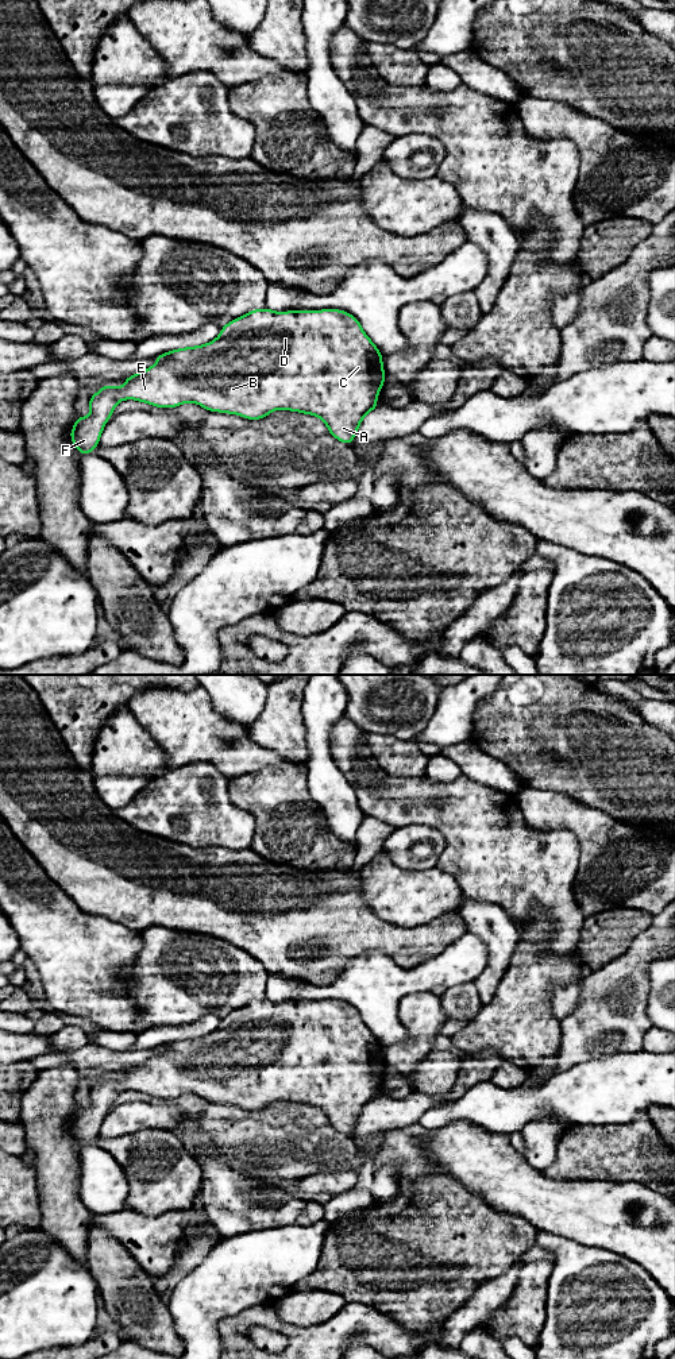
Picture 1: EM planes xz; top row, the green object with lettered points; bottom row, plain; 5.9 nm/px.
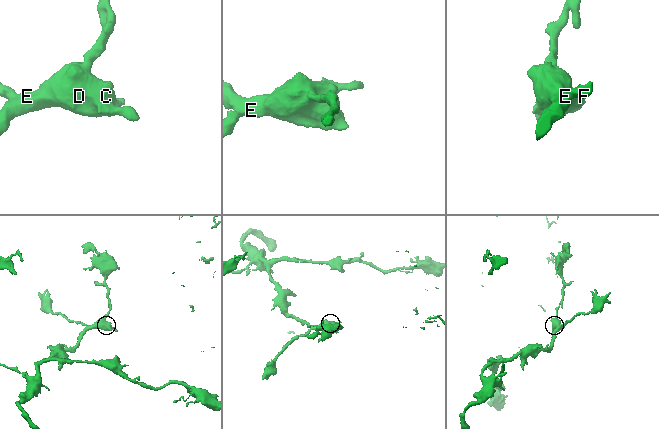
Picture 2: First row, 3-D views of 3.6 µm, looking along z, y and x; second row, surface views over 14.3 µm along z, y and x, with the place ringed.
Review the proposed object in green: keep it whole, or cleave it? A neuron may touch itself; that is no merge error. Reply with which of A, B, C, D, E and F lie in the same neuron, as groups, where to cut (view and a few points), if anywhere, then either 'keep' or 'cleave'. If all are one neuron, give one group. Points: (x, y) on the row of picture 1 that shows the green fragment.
groups A B C D E F; cut none; keep

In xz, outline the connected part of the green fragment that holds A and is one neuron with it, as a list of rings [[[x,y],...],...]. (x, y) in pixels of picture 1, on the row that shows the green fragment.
[[[267,308],[250,310],[225,324],[211,343],[157,355],[154,366],[132,374],[124,379],[122,387],[103,386],[89,399],[90,416],[77,417],[70,439],[82,456],[93,452],[116,404],[136,399],[163,409],[194,402],[209,412],[238,414],[248,420],[261,420],[274,409],[300,412],[321,418],[335,439],[352,444],[363,417],[378,408],[377,397],[386,377],[382,359],[382,354],[364,333],[358,318],[346,310],[274,312]]]

